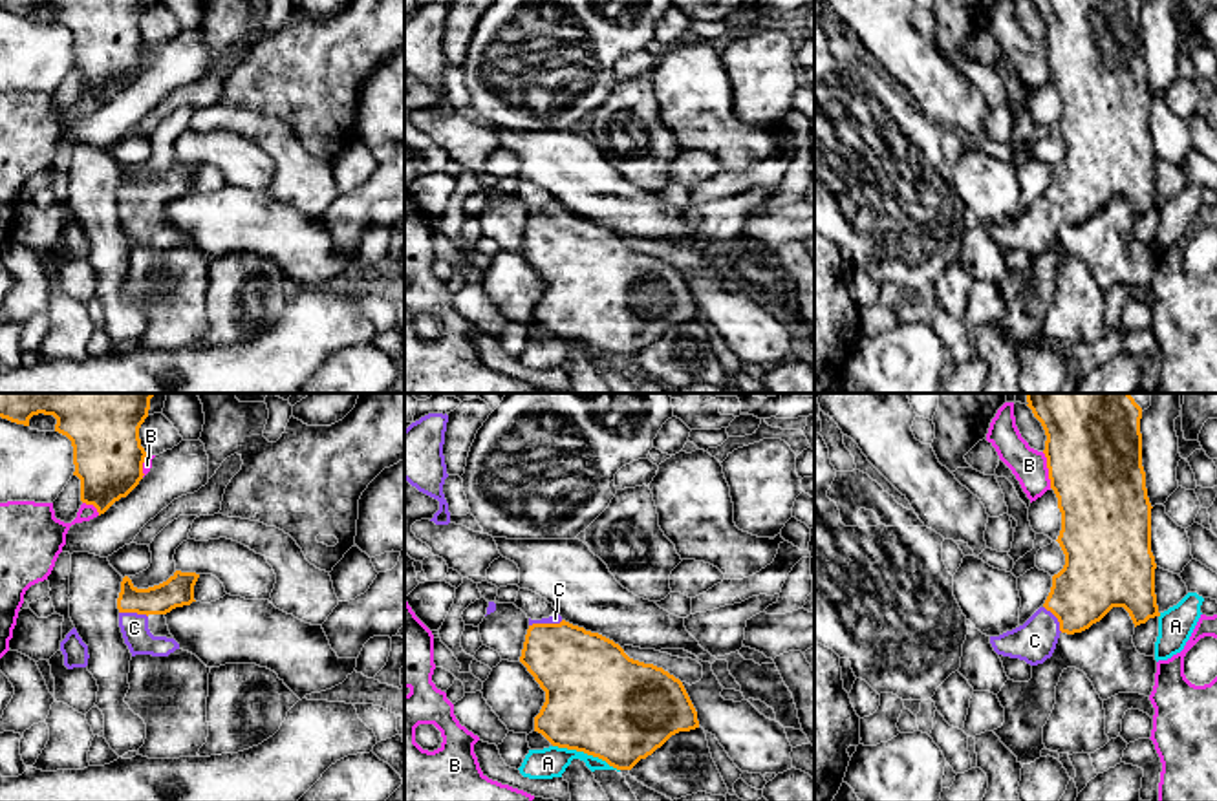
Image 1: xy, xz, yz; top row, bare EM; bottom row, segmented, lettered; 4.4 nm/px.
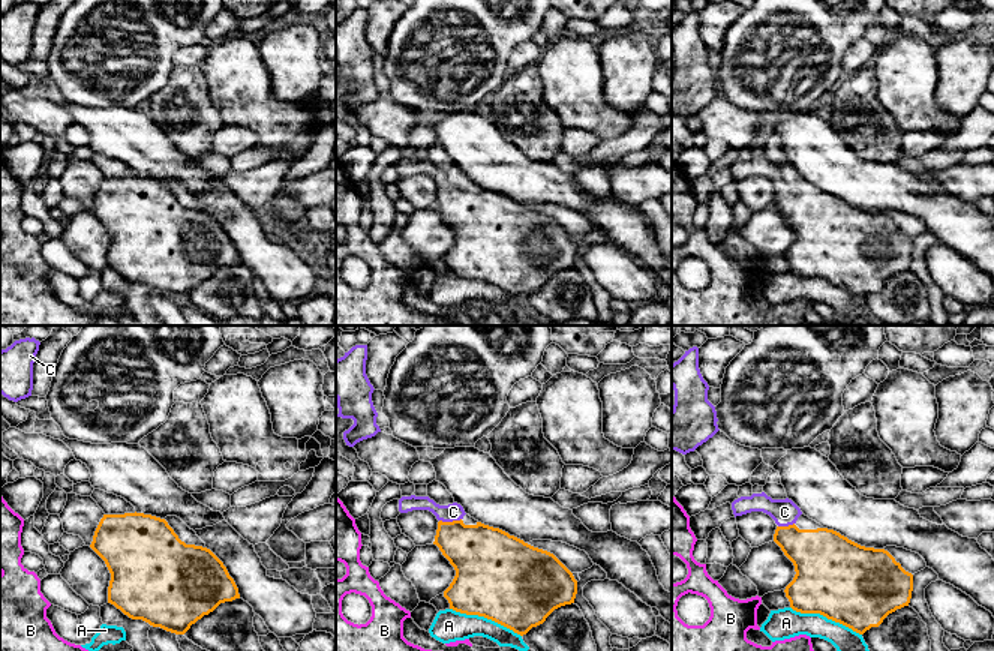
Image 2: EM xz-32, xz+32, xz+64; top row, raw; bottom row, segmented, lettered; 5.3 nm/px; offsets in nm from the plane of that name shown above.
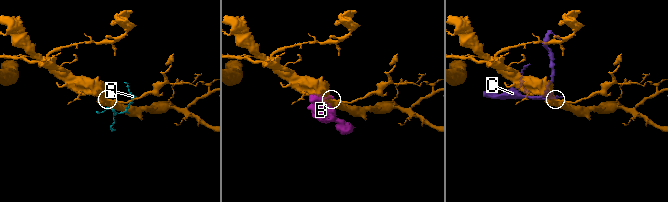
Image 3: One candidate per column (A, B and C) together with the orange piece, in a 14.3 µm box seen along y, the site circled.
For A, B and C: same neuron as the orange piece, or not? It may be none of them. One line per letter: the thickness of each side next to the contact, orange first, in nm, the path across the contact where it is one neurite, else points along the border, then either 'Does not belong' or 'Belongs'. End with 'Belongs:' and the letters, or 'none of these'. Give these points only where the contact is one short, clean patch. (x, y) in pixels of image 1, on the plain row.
A: Thickness 480 nm (orange) against 140 nm. Does not belong
B: Thickness 420 nm (orange) against 150 nm. Boundary: yz (1042, 42), (1051, 77). Does not belong
C: Thickness 360 nm (orange) against 50 nm. Path across: xz (579, 260), (546, 227), (546, 214), (555, 209). Belongs
Belongs: C

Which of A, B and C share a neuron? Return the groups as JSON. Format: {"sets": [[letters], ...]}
{"sets": [["A"], ["B"], ["C"]]}

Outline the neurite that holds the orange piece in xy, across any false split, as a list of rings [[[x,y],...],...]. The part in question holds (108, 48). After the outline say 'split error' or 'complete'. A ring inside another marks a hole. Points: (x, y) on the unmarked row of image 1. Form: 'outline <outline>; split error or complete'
outline [[[0,0],[0,7],[29,16],[33,5],[53,5],[55,22],[73,37],[81,91],[104,104],[143,69],[146,48],[139,18],[148,0]]]; complete

